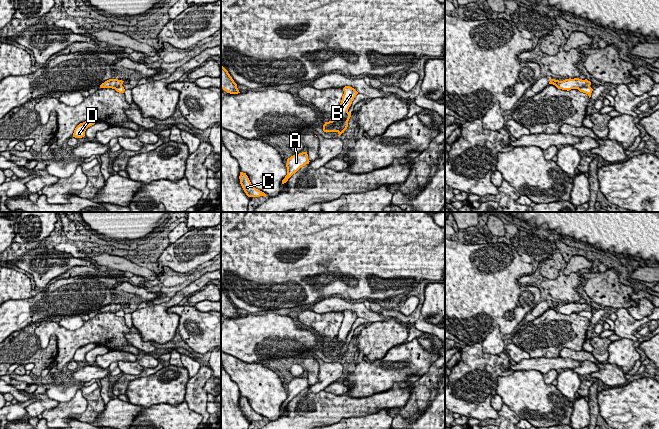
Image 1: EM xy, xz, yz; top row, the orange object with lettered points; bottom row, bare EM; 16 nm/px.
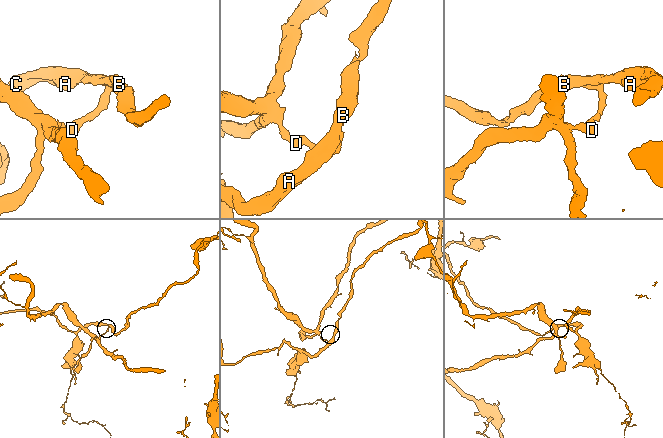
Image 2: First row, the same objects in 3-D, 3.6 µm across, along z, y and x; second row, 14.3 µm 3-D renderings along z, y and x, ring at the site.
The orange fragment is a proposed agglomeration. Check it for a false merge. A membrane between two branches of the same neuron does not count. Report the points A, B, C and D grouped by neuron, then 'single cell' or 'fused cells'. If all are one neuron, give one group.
A B C / D; fused cells

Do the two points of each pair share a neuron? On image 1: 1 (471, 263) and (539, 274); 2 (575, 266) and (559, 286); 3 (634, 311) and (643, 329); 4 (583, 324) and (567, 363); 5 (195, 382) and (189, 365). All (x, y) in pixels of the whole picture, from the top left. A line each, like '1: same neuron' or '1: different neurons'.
1: different neurons
2: different neurons
3: different neurons
4: different neurons
5: different neurons

